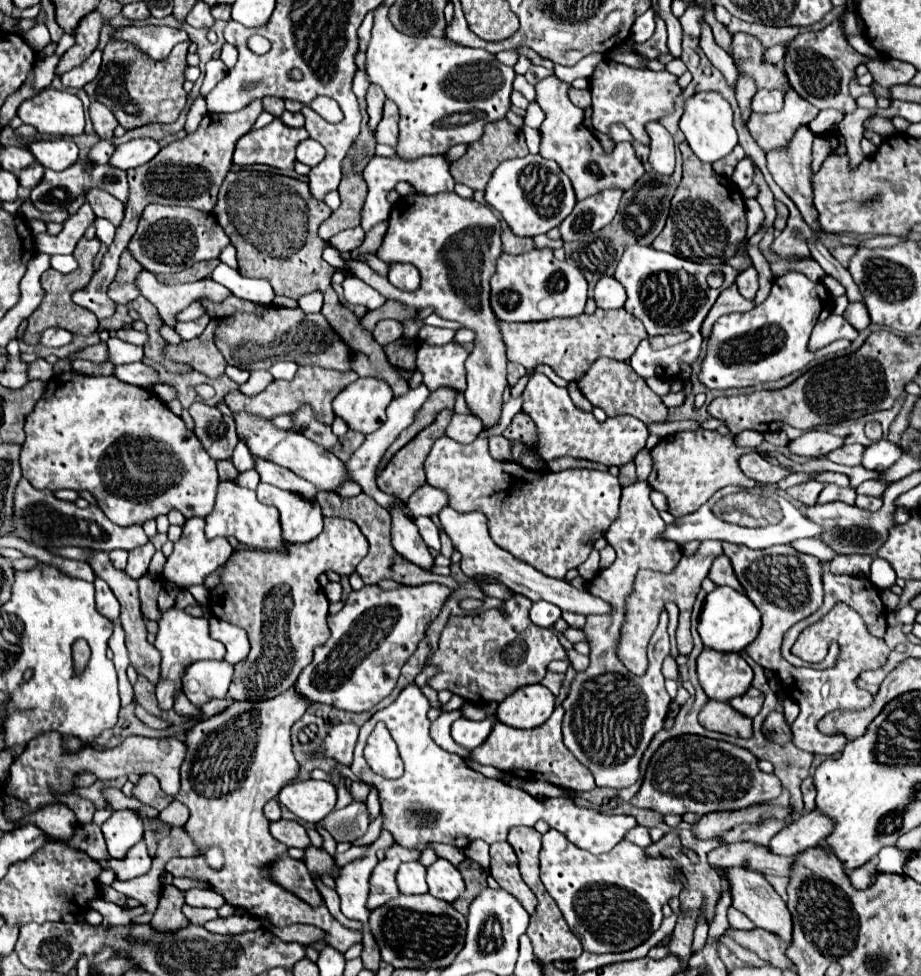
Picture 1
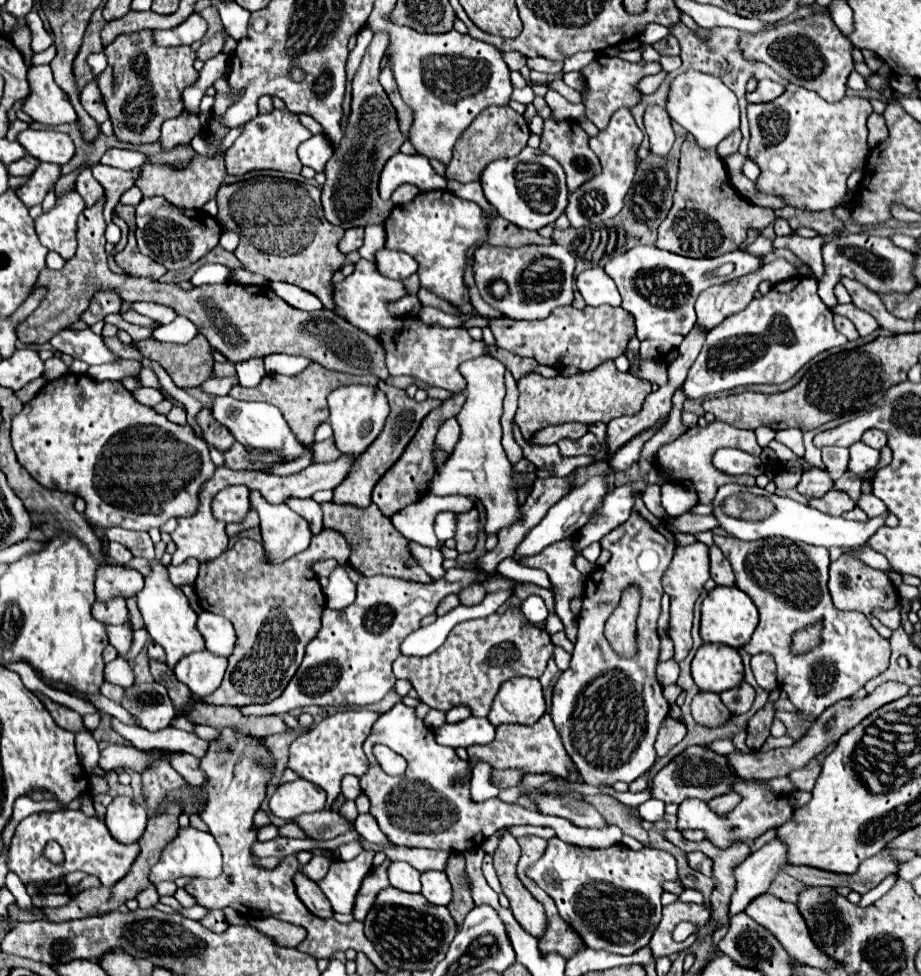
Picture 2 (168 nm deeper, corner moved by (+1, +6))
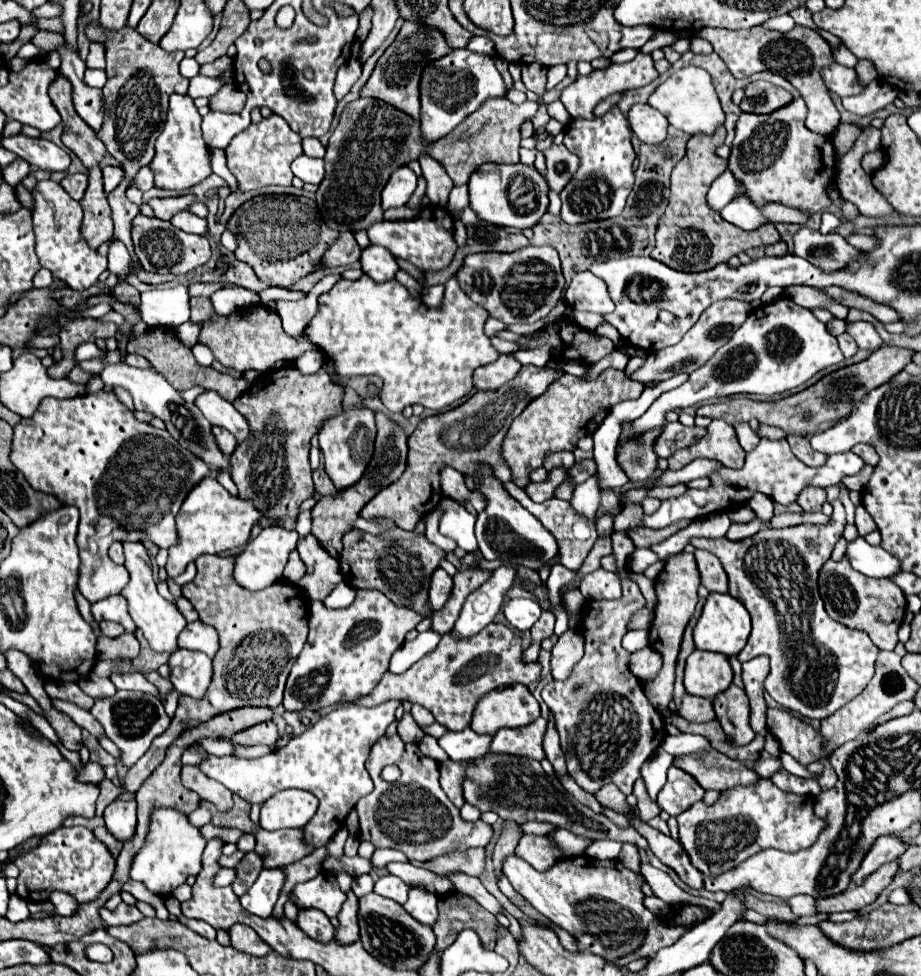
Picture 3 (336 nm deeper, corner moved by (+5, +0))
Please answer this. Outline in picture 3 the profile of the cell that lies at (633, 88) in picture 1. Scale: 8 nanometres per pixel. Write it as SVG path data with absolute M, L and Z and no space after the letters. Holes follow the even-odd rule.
M638 52L632 62L610 64L604 70L594 70L590 76L578 76L578 80L574 84L570 84L568 88L562 90L560 100L562 100L562 104L566 106L566 110L568 110L568 114L572 118L594 118L592 110L594 110L594 106L600 100L604 100L604 98L608 98L610 94L616 94L616 92L626 92L626 90L632 90L632 88L646 86L654 78L658 78L658 72L654 70L652 56L650 54L644 54L644 52Z

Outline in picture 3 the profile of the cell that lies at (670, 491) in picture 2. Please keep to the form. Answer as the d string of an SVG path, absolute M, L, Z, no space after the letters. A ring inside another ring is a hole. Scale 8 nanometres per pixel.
M764 438L752 452L746 454L746 464L742 470L720 468L720 470L712 472L708 476L710 486L706 490L686 490L678 498L664 500L662 506L654 514L642 518L642 526L658 530L658 528L666 528L682 518L696 520L696 518L704 518L714 512L728 512L736 504L746 504L756 492L766 494L776 504L788 506L788 504L796 502L802 488L806 488L806 486L820 486L820 488L834 486L844 476L856 474L862 466L864 466L864 462L854 452L842 452L842 454L830 454L828 460L820 468L808 468L792 454L786 440L766 440Z

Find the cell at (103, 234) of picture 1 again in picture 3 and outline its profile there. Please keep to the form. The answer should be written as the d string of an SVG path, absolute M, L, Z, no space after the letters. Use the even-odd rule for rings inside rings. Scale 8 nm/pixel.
M116 240L114 244L110 244L110 252L108 252L108 272L116 274L118 282L124 282L128 274L128 266L130 266L130 254L126 246L120 240Z

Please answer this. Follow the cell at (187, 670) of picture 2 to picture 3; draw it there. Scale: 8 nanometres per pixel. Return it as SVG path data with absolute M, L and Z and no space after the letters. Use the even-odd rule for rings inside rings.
M176 650L170 654L170 682L180 694L202 698L212 680L212 660L202 652Z

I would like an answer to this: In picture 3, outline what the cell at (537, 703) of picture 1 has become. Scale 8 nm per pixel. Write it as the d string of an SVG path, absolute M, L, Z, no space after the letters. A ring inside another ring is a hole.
M514 684L502 690L492 690L474 710L472 730L478 734L494 734L500 728L520 728L540 716L540 706L526 686Z

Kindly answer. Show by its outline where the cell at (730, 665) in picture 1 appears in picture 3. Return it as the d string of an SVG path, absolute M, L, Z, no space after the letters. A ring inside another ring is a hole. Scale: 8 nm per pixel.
M694 650L686 658L684 688L688 694L714 698L732 684L732 668L724 654Z

